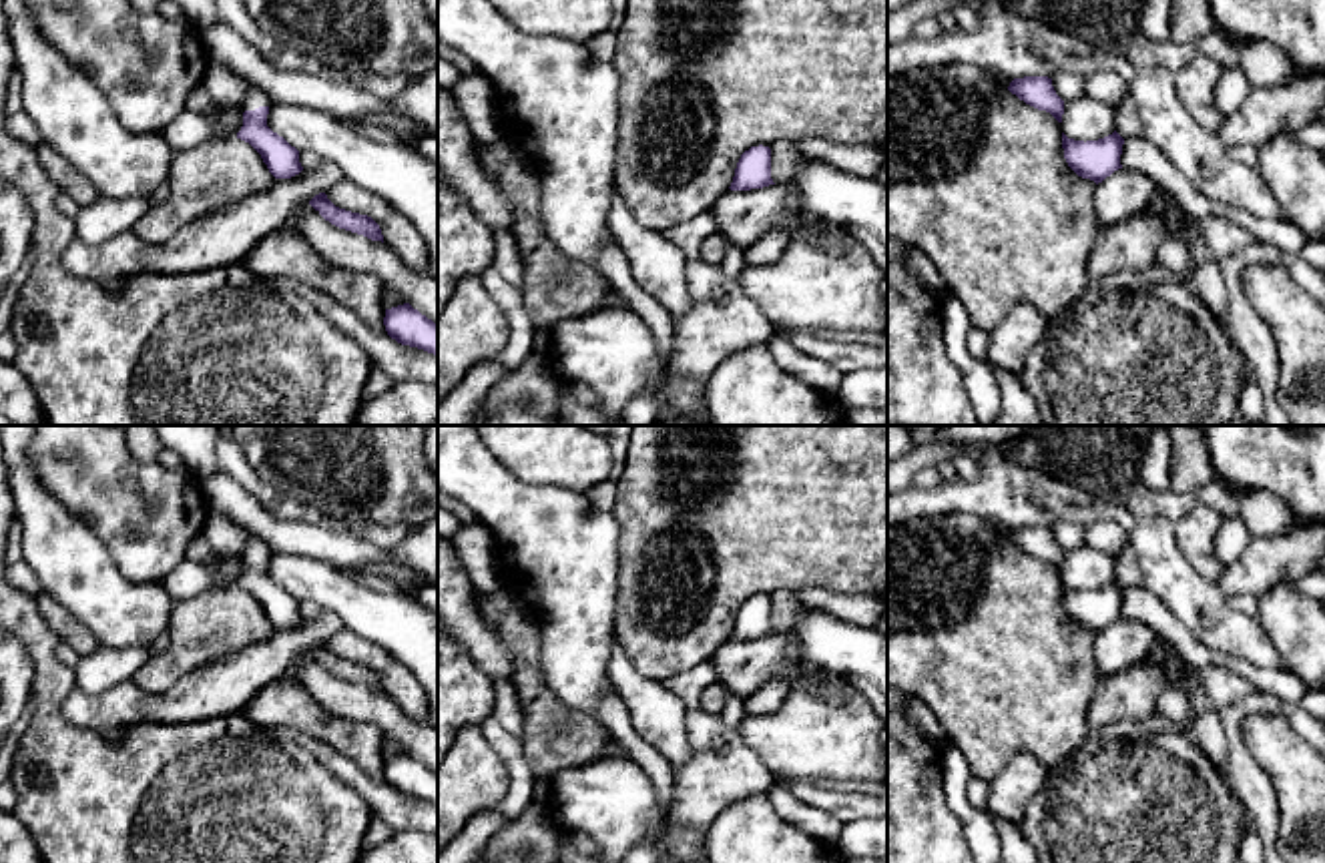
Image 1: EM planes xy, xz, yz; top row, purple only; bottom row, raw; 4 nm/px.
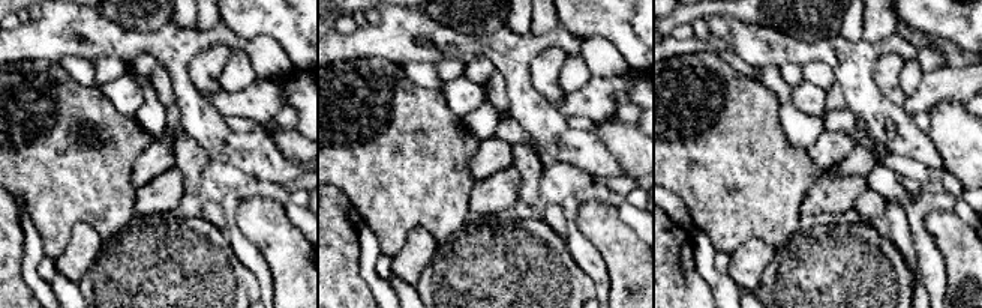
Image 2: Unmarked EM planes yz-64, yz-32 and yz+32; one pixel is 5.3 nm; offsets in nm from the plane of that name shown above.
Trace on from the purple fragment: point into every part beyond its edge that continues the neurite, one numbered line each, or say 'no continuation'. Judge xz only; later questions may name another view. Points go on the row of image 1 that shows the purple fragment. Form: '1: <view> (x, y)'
no continuation

